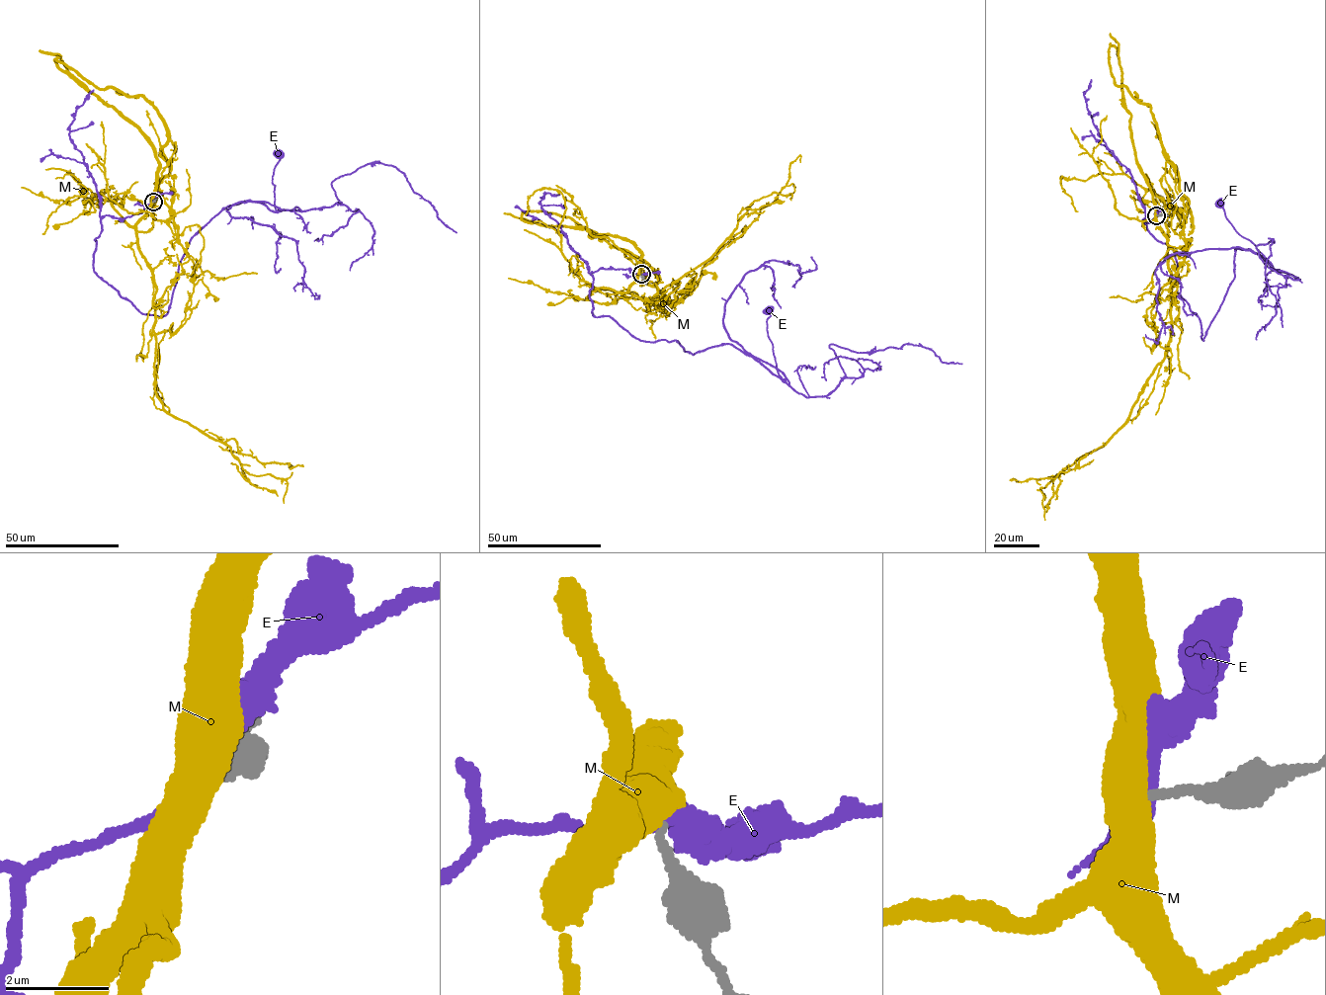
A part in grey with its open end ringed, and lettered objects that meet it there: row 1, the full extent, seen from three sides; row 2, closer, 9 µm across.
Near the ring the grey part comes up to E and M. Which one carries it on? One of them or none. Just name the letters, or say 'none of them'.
none of them

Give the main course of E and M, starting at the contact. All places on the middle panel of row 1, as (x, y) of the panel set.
E: (641, 274), (592, 273), (594, 316), (693, 355), (732, 344), (781, 377), (767, 309)
M: (641, 274), (628, 290), (660, 311), (664, 289), (739, 236), (786, 185), (789, 165), (799, 156), (800, 162)

